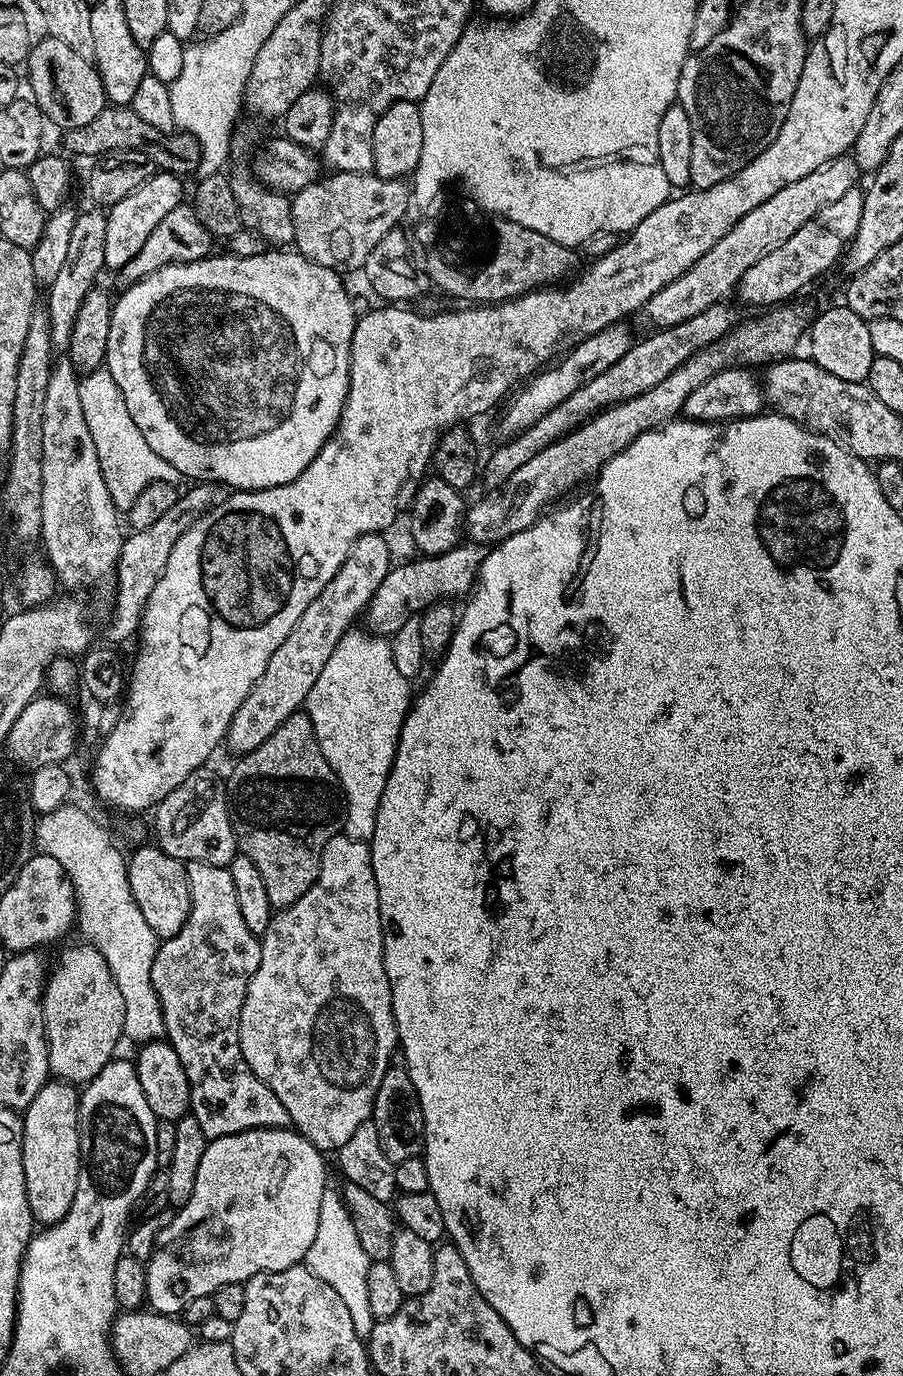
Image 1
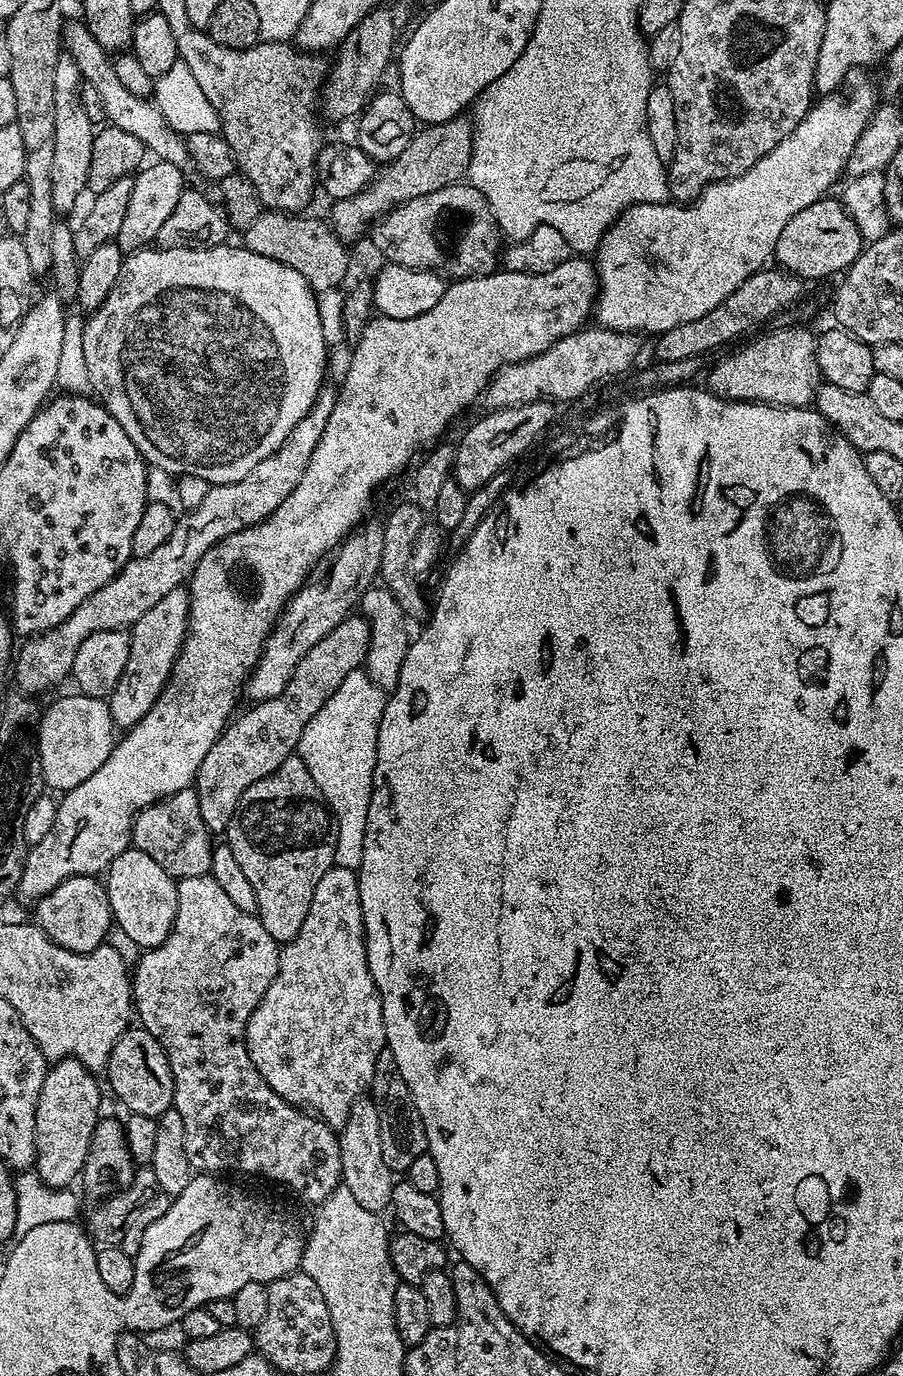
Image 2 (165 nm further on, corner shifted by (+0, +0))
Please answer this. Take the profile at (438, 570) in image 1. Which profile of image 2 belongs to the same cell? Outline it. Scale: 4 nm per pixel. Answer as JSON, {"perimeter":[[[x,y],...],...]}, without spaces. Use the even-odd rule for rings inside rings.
{"perimeter":[[[350,614],[338,622],[338,626],[330,630],[330,634],[326,634],[326,638],[322,638],[322,642],[318,642],[306,658],[302,658],[302,662],[298,662],[282,694],[255,703],[229,723],[214,746],[210,746],[210,754],[202,758],[202,766],[194,781],[202,822],[206,822],[209,832],[227,833],[242,794],[246,794],[254,782],[262,782],[262,778],[274,774],[286,758],[294,755],[300,747],[302,730],[306,730],[310,718],[314,718],[314,714],[330,702],[330,694],[342,686],[346,674],[357,671],[363,665],[369,646],[370,626],[367,620],[359,614]]]}

